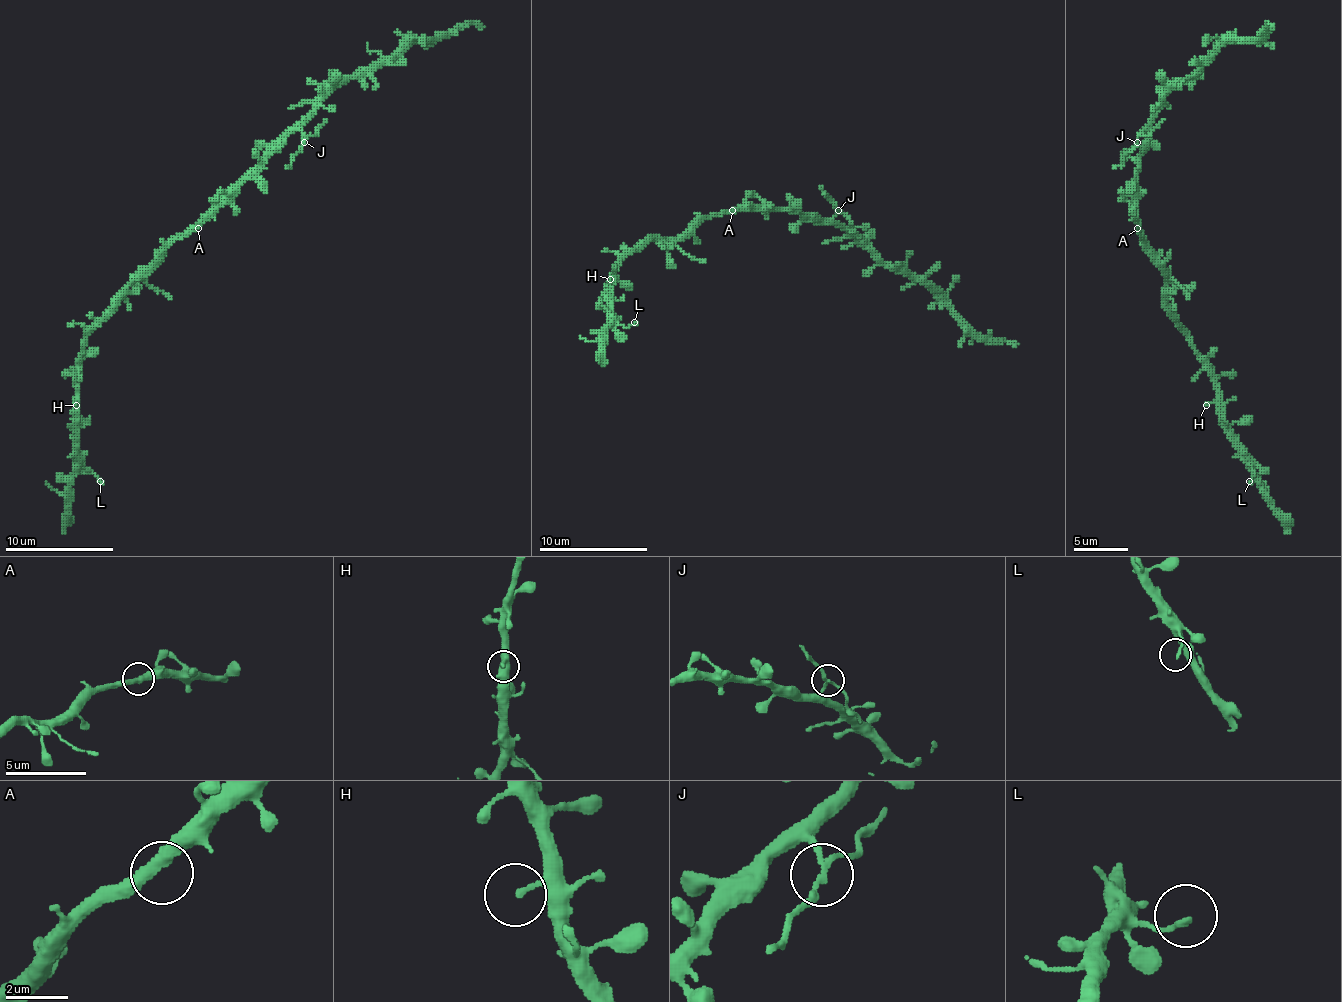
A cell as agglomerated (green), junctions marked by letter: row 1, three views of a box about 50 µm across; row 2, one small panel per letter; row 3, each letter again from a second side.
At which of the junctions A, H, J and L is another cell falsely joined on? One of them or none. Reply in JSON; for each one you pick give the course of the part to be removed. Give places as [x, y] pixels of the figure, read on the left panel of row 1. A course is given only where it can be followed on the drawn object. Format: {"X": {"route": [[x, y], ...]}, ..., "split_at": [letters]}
{"J": {"route": [[305, 141], [326, 119]]}, "split_at": ["J"]}

